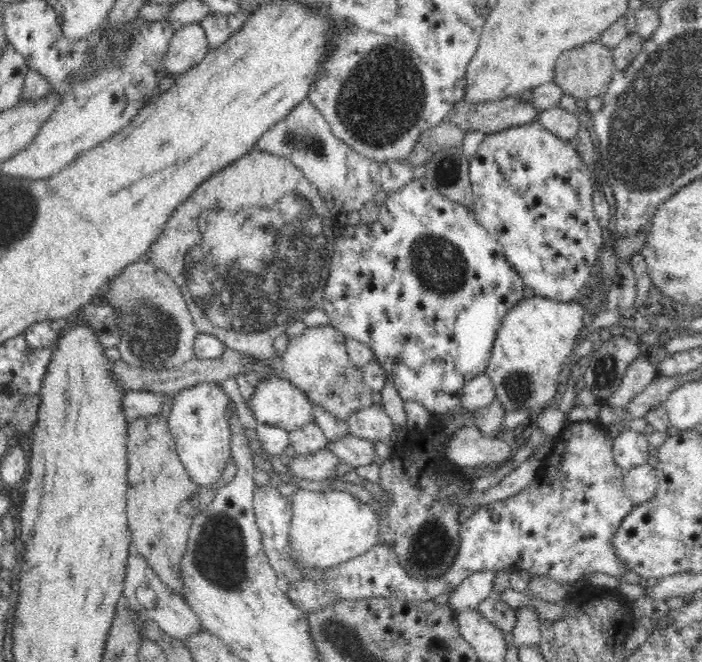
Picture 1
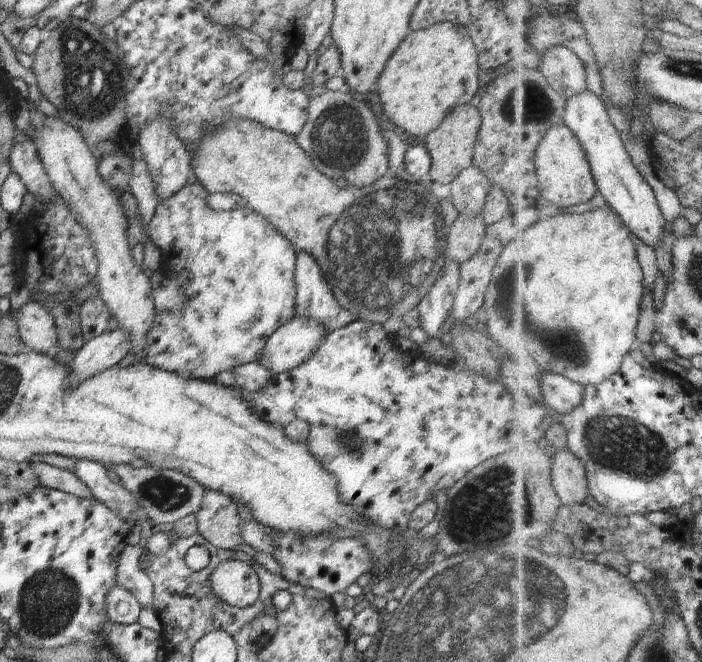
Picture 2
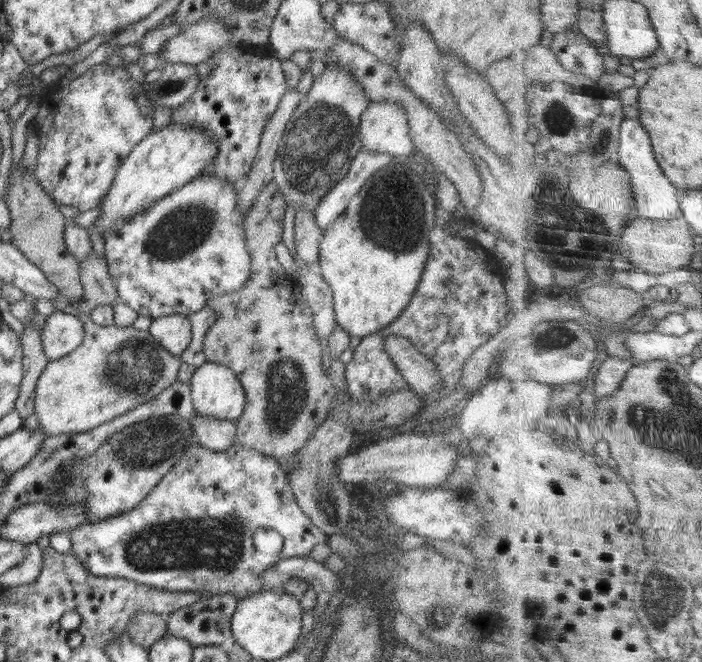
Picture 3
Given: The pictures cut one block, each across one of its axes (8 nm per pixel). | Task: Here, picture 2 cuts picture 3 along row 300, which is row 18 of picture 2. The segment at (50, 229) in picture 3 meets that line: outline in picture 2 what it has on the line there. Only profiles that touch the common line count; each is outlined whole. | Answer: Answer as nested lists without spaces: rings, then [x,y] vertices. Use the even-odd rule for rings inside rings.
[[[69,16],[51,25],[33,55],[31,68],[41,95],[56,106],[60,118],[78,130],[98,160],[102,154],[96,144],[103,140],[119,142],[127,126],[125,96],[129,68],[116,40],[108,40],[90,21]]]

